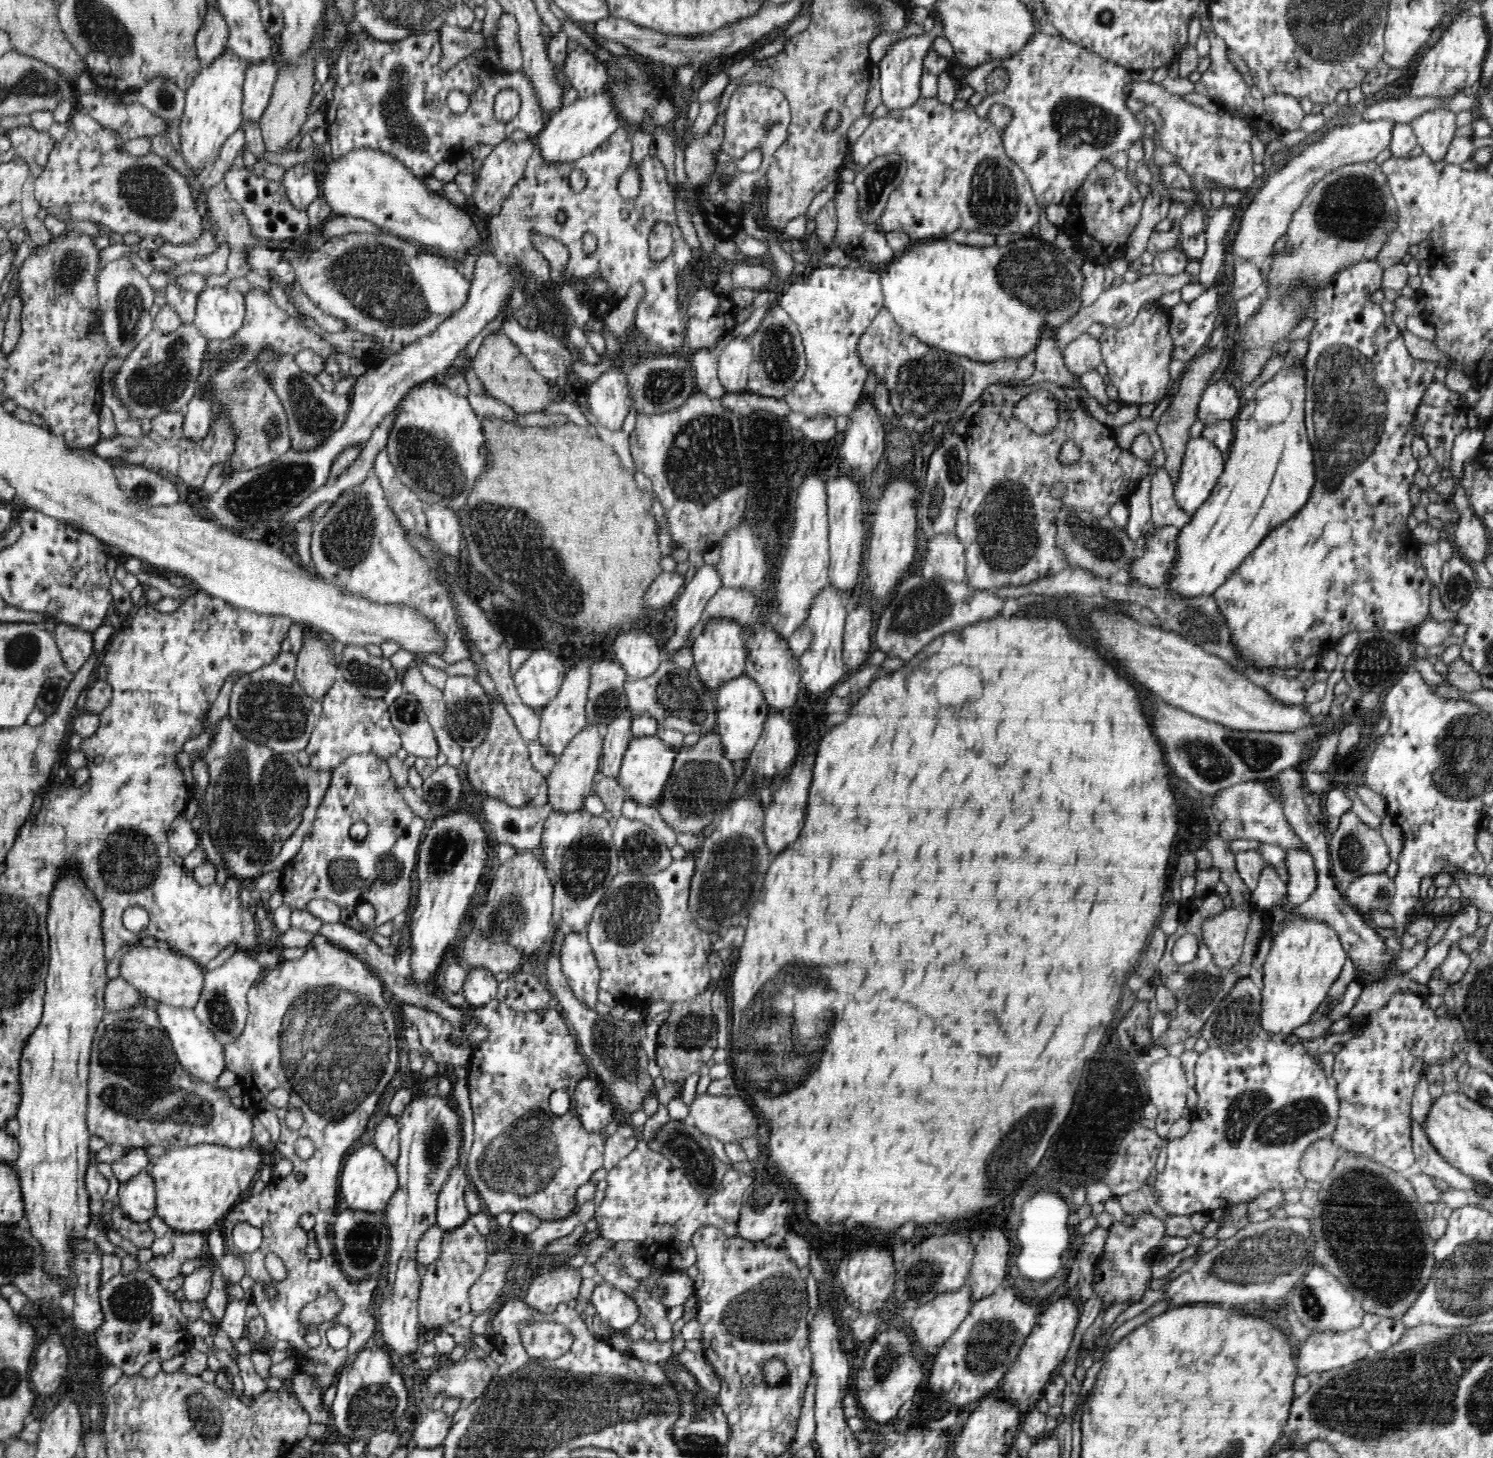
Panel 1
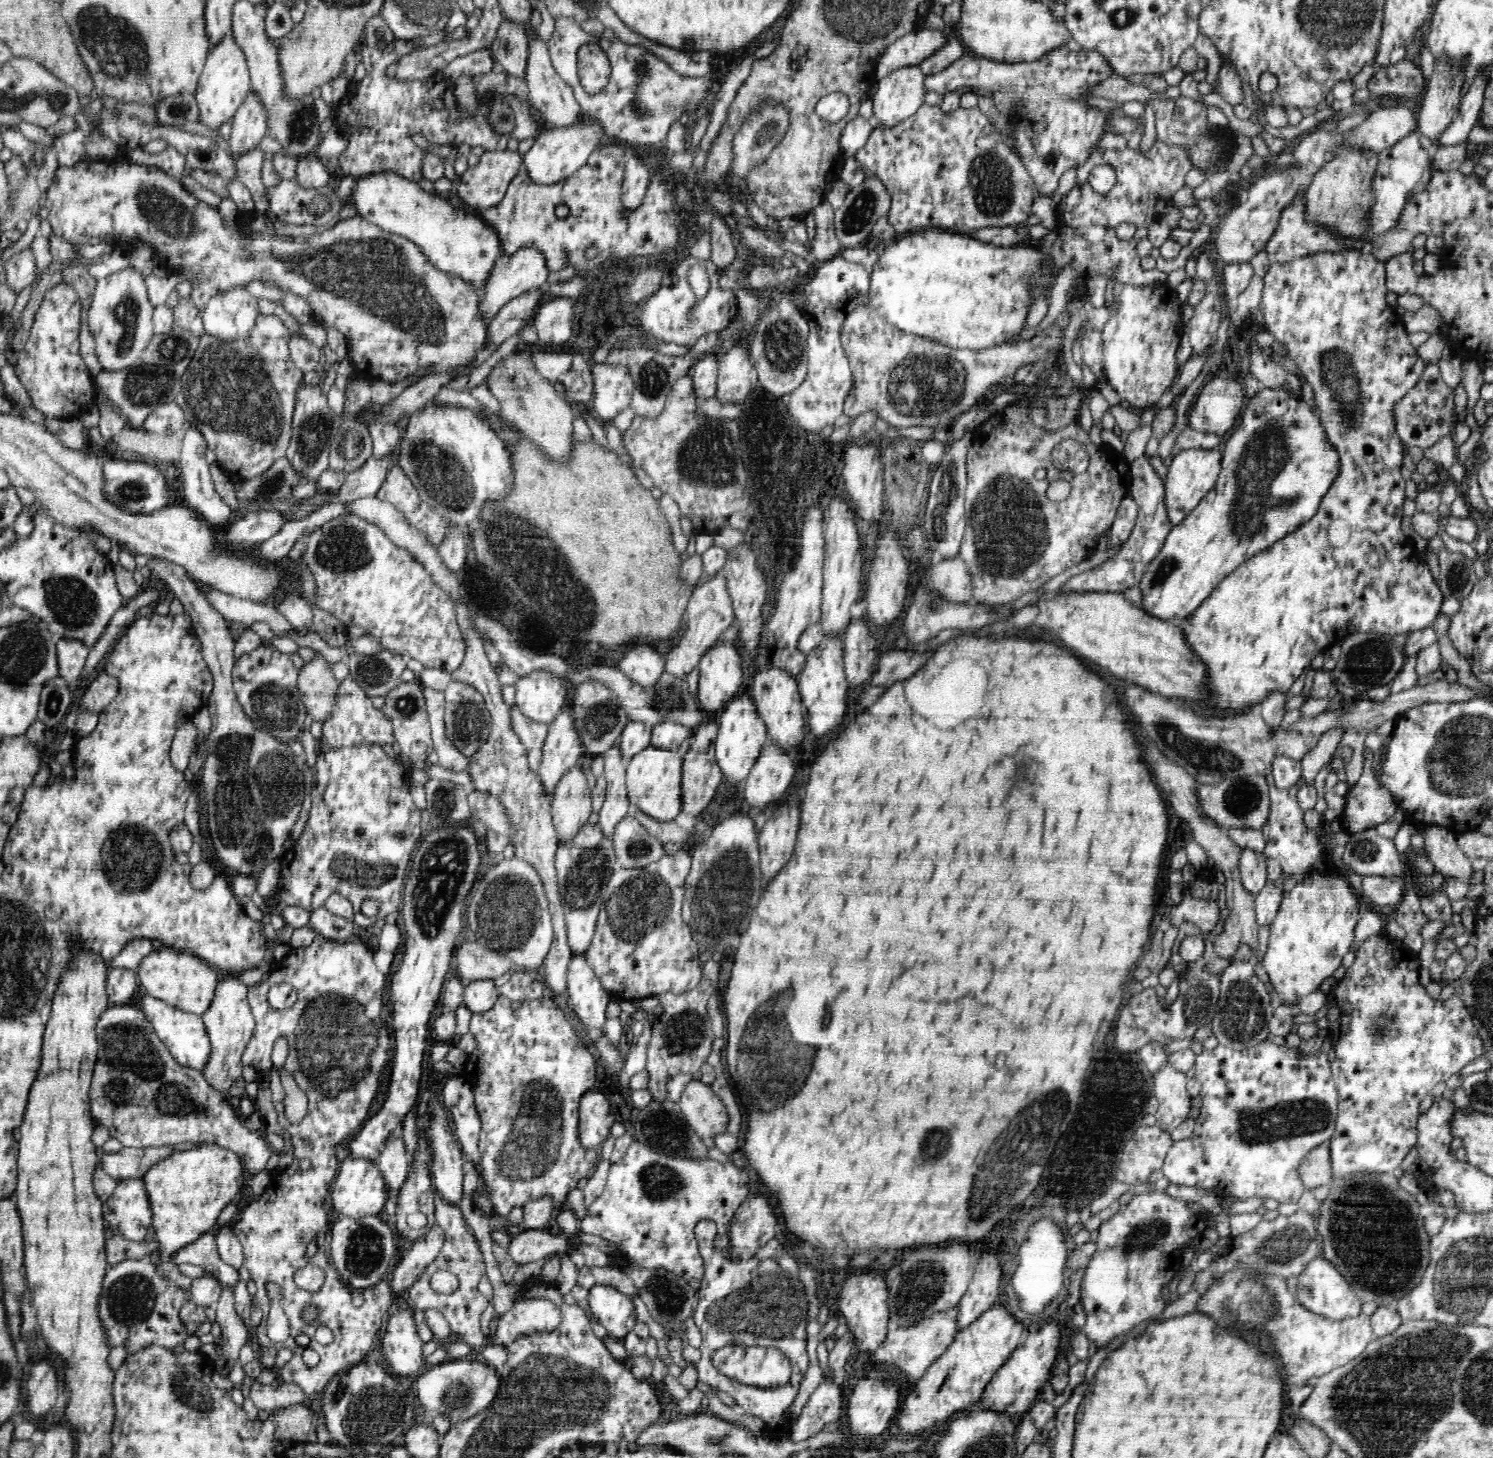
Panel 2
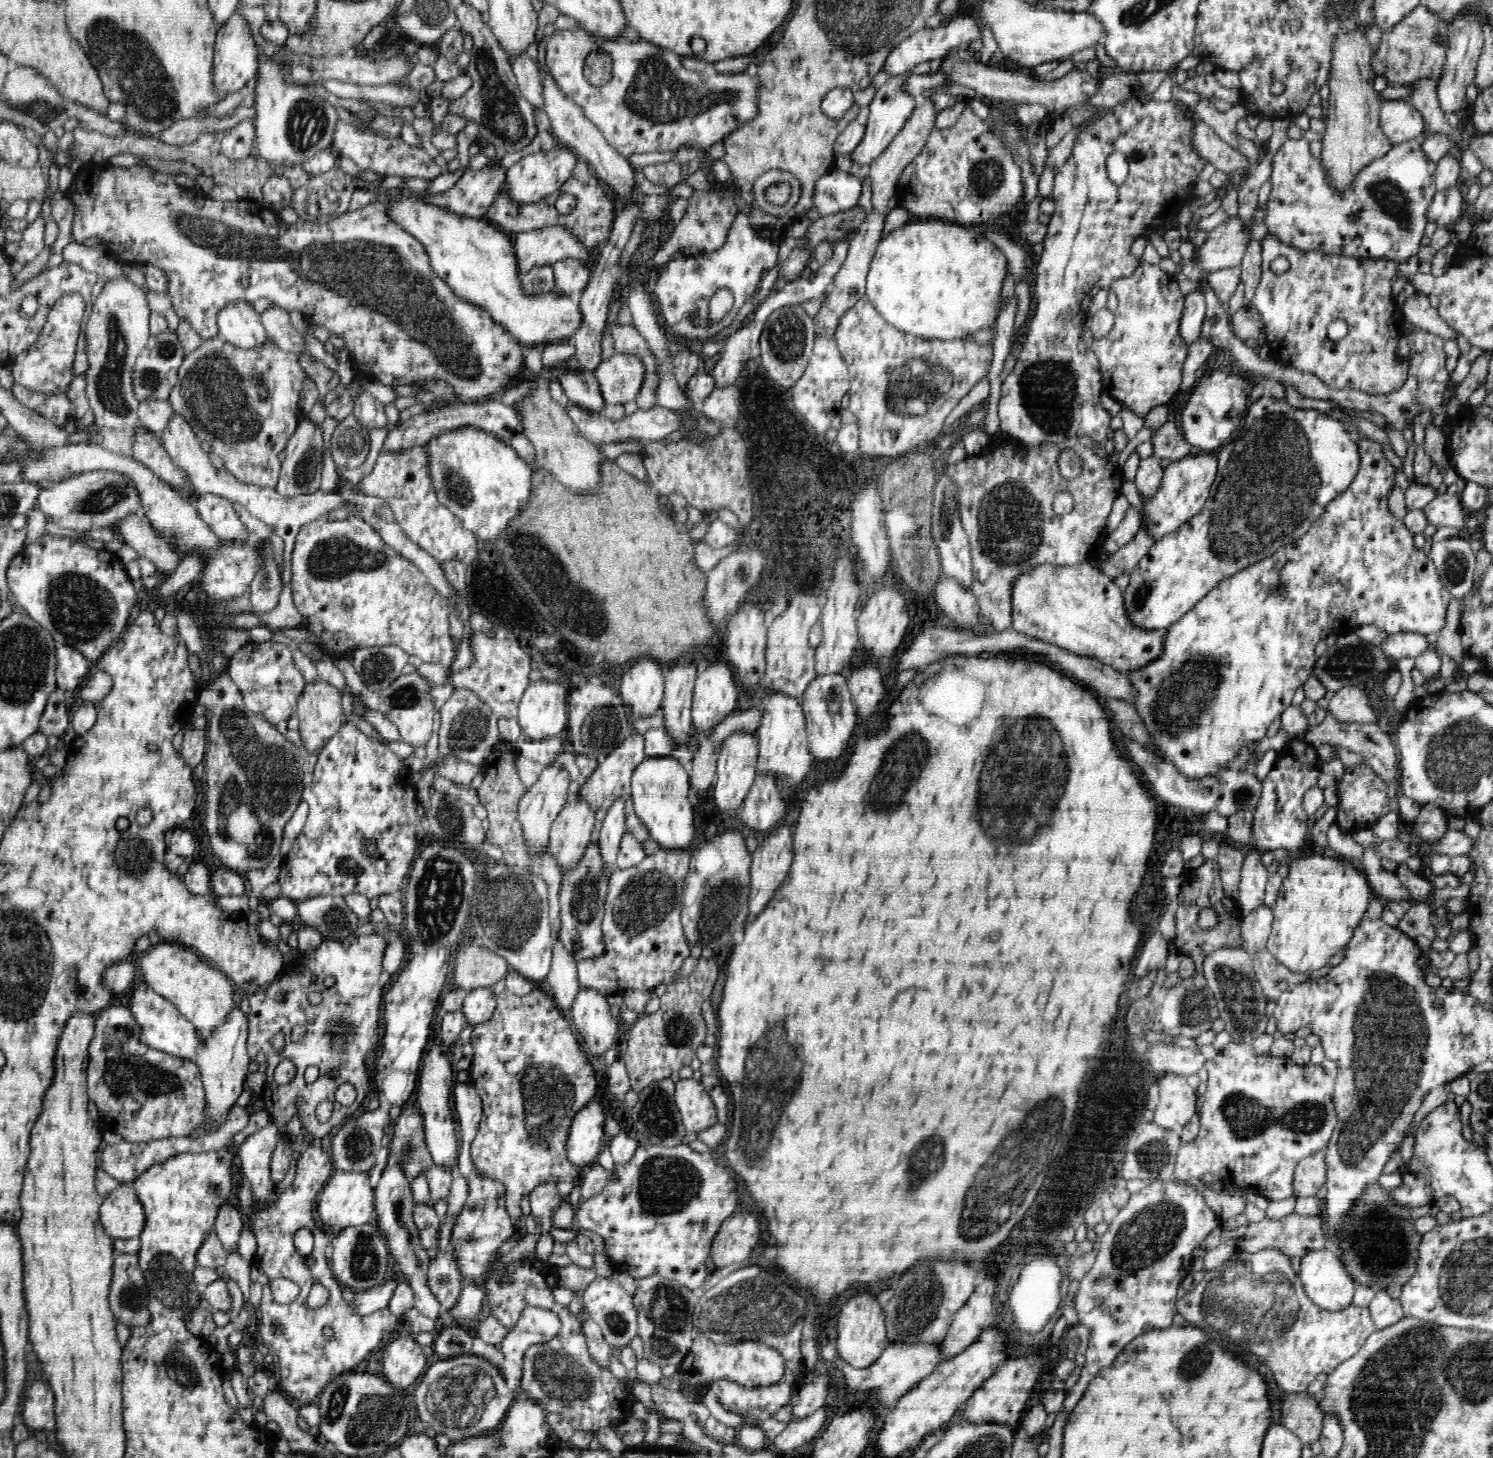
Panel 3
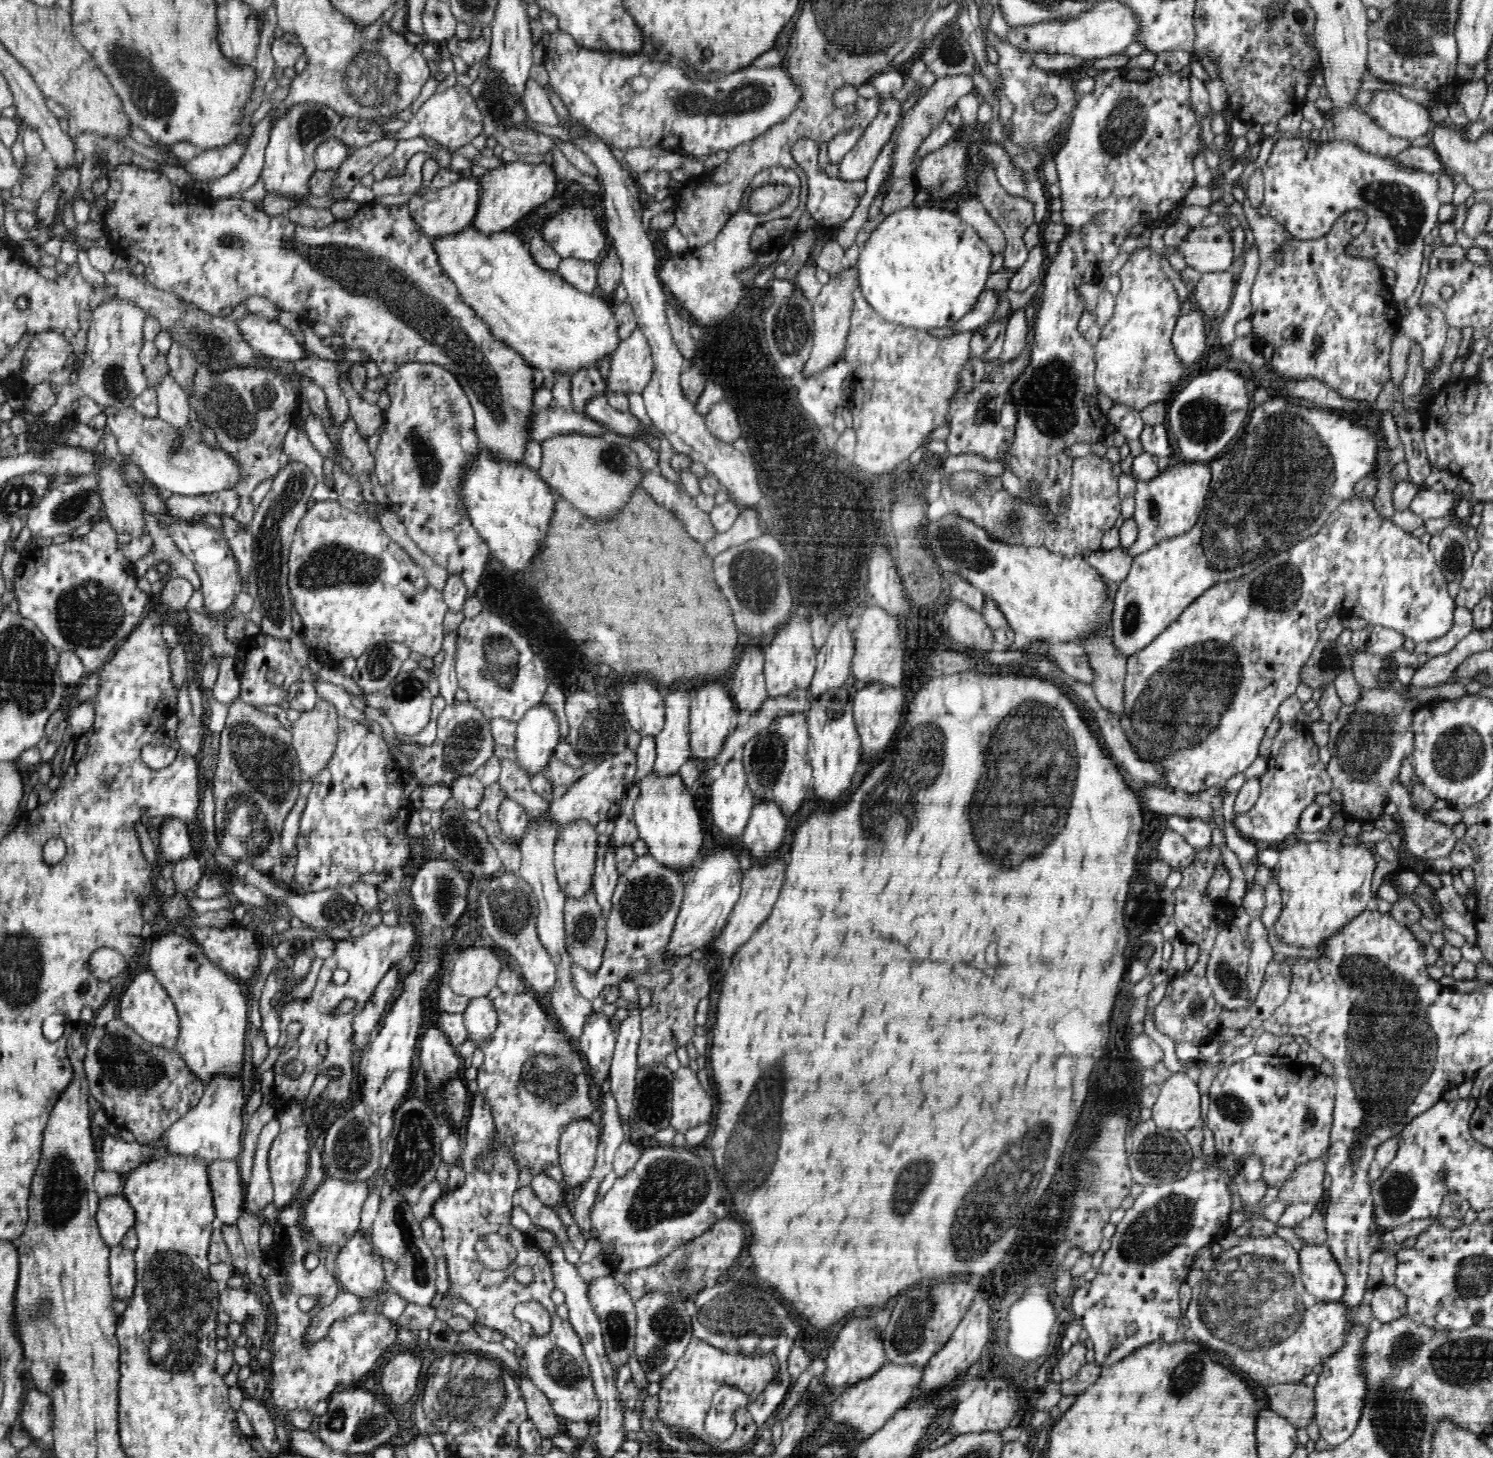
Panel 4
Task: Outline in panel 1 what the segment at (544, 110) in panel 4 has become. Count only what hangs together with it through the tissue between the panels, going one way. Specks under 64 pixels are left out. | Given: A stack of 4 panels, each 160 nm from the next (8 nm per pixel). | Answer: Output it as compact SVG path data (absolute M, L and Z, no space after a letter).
M502 13L496 30L495 46L504 72L520 70L523 62L519 43L519 26L516 17Z

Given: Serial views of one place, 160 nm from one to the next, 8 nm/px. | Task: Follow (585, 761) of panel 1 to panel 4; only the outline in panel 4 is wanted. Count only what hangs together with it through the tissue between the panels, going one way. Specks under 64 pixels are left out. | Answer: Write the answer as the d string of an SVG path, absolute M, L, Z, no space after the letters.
M576 819L573 821L559 830L559 836L555 844L554 864L561 894L564 894L565 898L580 900L593 886L596 838L598 835L595 832L595 826L589 824L586 820Z

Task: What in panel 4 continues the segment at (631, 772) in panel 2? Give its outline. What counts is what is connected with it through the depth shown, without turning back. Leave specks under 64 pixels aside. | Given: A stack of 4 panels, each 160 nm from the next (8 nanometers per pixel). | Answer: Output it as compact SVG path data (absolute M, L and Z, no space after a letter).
M650 771L637 785L640 794L634 805L633 817L639 838L646 841L649 854L661 866L675 874L686 875L706 851L706 848L702 848L704 836L700 828L700 816L694 807L694 796L679 774L670 778L655 778Z

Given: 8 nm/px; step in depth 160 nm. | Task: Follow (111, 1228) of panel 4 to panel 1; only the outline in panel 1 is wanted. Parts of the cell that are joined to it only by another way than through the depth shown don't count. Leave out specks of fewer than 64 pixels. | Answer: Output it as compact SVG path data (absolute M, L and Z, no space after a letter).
M150 1170L131 1176L118 1188L118 1205L130 1220L148 1222L156 1214L156 1193Z

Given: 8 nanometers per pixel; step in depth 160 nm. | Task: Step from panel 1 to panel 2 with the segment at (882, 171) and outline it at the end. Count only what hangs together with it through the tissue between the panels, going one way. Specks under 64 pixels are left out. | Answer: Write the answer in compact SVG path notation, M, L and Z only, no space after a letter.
M868 173L862 184L851 187L849 194L845 197L843 207L834 212L834 230L843 249L855 247L859 242L862 243L867 236L871 236L870 232L872 232L874 224L890 211L891 202L892 198L886 185L872 173Z

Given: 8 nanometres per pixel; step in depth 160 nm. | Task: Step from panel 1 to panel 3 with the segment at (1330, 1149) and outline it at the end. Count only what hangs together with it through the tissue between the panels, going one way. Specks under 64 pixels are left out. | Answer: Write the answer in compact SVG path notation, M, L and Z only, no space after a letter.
M1326 1150L1302 1159L1293 1174L1292 1196L1314 1197L1327 1179Z

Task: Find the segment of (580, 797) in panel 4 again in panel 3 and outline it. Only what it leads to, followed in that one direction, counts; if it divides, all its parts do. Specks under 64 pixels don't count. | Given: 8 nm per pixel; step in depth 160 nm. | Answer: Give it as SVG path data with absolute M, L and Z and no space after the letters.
M631 732L610 754L598 762L595 771L588 776L583 790L578 790L578 797L588 801L588 805L595 812L607 808L617 799L631 796L631 778L634 769L645 759L645 742L642 734Z

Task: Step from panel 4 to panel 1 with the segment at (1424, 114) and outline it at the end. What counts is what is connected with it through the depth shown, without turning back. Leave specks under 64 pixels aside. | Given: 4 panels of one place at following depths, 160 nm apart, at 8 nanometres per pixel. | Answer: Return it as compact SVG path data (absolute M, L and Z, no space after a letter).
M1390 120L1362 121L1352 126L1338 126L1326 133L1320 142L1310 144L1292 158L1290 164L1286 164L1280 172L1268 178L1266 186L1256 194L1252 204L1244 212L1240 230L1230 251L1233 256L1237 260L1251 260L1258 263L1271 256L1274 244L1287 231L1294 212L1300 208L1310 189L1333 169L1374 161L1382 150L1390 146L1393 128L1394 122Z

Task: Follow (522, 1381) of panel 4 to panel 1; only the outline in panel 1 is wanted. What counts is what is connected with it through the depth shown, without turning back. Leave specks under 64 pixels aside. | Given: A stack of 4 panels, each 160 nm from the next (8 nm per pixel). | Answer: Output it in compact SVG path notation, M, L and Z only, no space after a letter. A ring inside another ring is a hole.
M558 1267L531 1275L523 1297L526 1305L542 1314L552 1314L561 1303L576 1300L583 1277L576 1267ZM548 1320L520 1321L517 1334L531 1359L544 1358L548 1361L560 1358L573 1343L570 1330Z

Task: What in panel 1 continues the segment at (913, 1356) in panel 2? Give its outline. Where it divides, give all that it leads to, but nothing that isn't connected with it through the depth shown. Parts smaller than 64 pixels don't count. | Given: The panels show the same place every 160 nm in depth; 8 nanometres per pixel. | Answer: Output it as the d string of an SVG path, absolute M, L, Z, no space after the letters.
M969 1283L963 1284L959 1290L948 1295L940 1295L938 1299L917 1308L910 1320L914 1340L926 1354L936 1354L959 1324L969 1313Z

